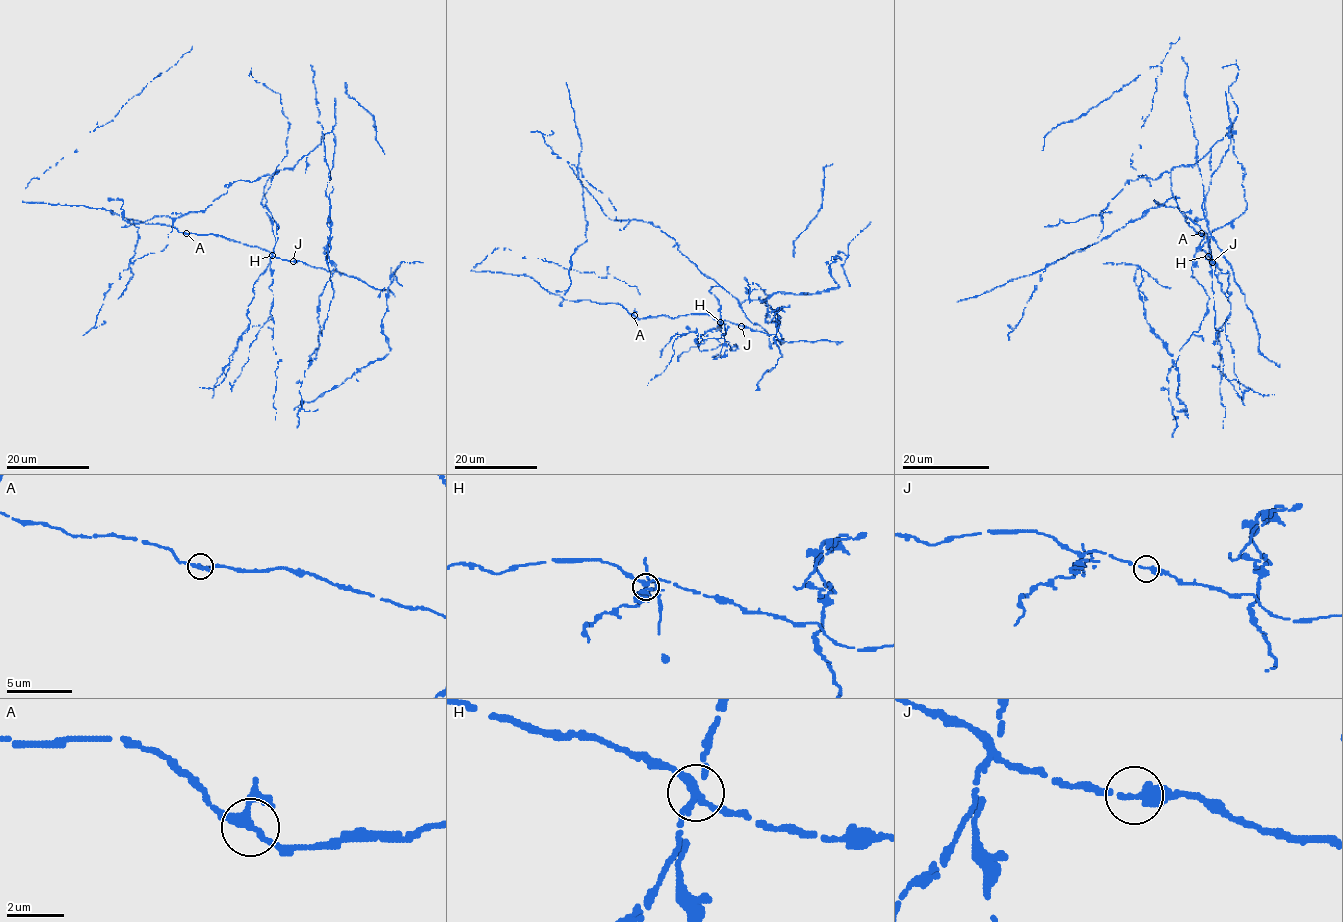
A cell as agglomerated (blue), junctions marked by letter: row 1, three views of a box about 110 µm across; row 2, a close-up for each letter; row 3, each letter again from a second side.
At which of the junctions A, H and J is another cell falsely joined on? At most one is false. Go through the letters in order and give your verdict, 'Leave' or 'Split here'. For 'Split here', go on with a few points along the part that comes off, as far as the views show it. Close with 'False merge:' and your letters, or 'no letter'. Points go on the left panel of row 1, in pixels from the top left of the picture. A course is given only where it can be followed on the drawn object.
A: Leave
H: Split here. Course of the part to remove: (272, 255), (267, 180), (332, 132), (336, 270), (301, 404), (386, 356), (392, 274), (423, 262)
J: Leave
False merge: H

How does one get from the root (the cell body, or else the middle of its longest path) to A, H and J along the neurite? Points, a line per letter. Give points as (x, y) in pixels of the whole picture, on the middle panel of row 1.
A: (740, 303), (721, 286), (712, 286), (721, 325), (707, 314), (634, 315)
H: (740, 303), (721, 286), (712, 286), (710, 291), (718, 299), (720, 317), (724, 323), (720, 323)
J: (740, 303), (721, 286), (710, 289), (718, 299), (724, 323), (721, 325), (728, 321), (741, 326)

